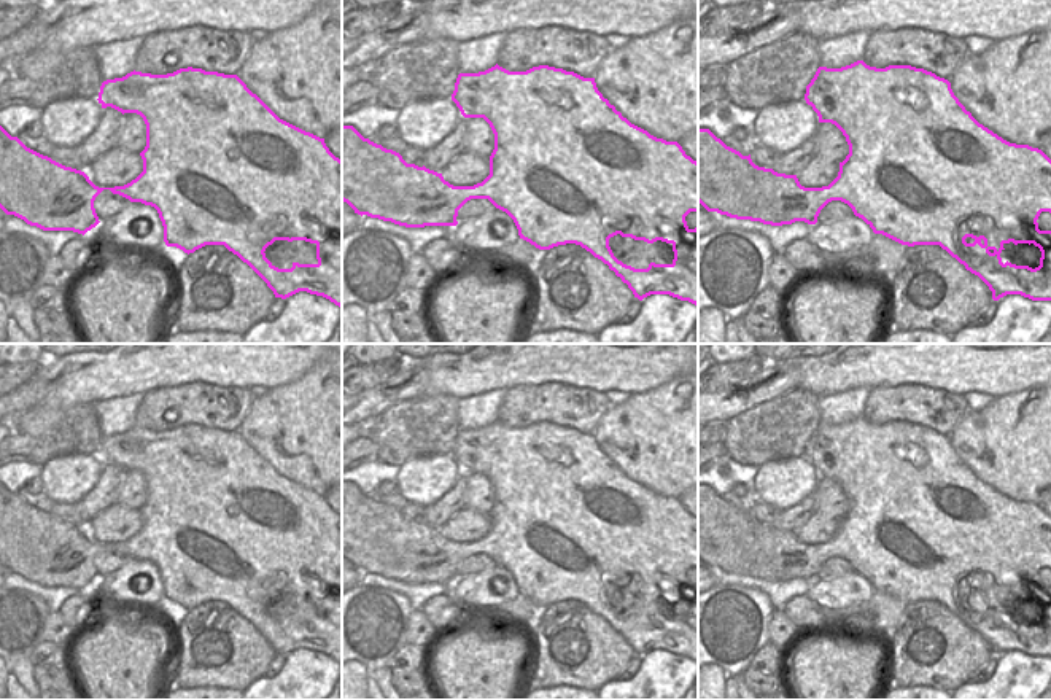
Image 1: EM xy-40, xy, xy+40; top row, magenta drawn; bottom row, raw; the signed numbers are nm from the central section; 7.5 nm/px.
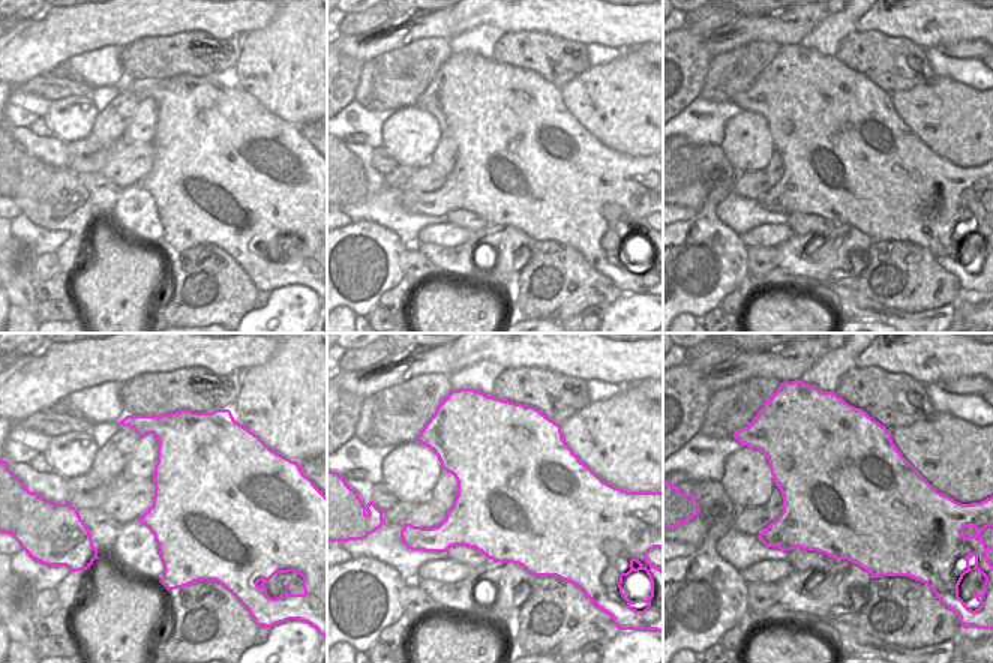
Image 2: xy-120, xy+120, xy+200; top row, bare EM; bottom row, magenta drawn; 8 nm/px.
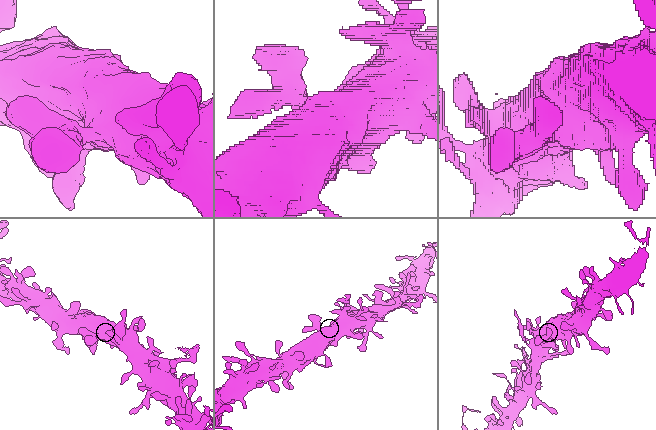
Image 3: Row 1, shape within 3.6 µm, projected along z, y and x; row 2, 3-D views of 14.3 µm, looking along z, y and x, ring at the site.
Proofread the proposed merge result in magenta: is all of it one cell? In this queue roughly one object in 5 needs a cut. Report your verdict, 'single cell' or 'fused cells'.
single cell

